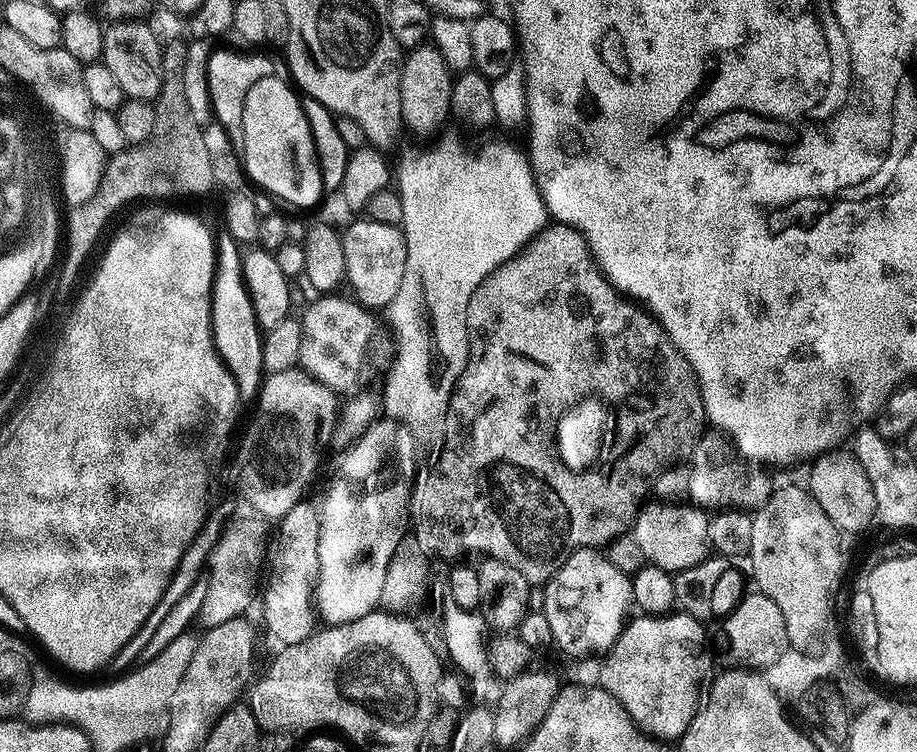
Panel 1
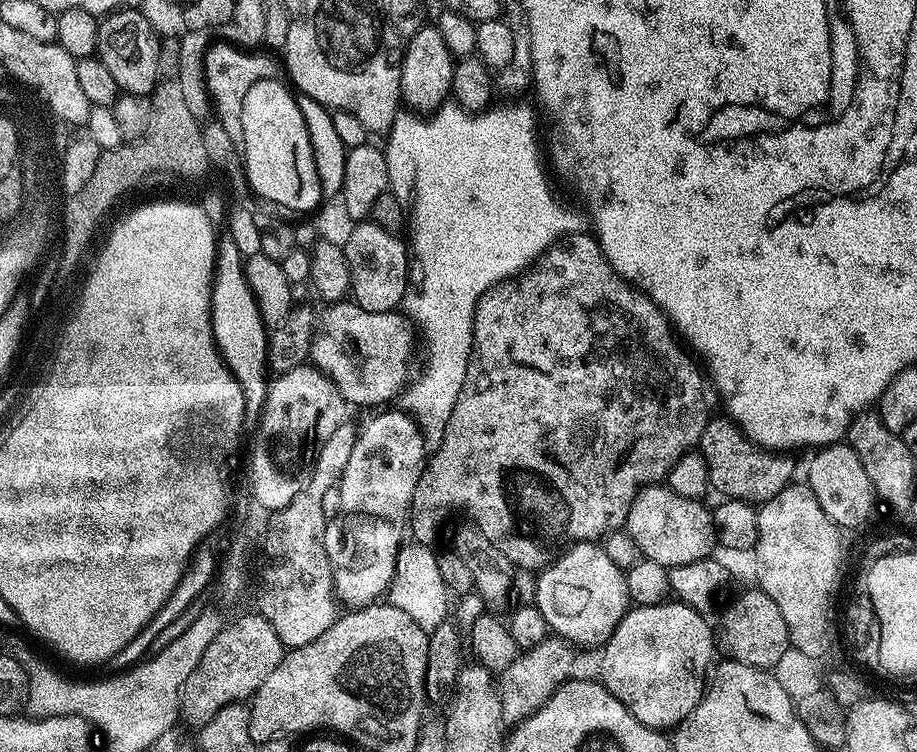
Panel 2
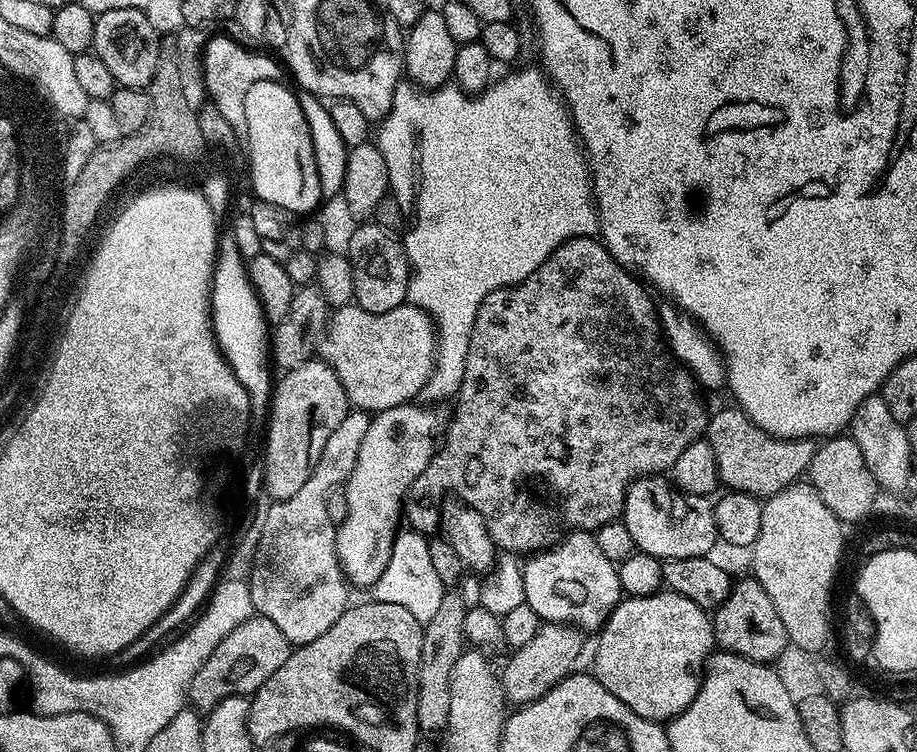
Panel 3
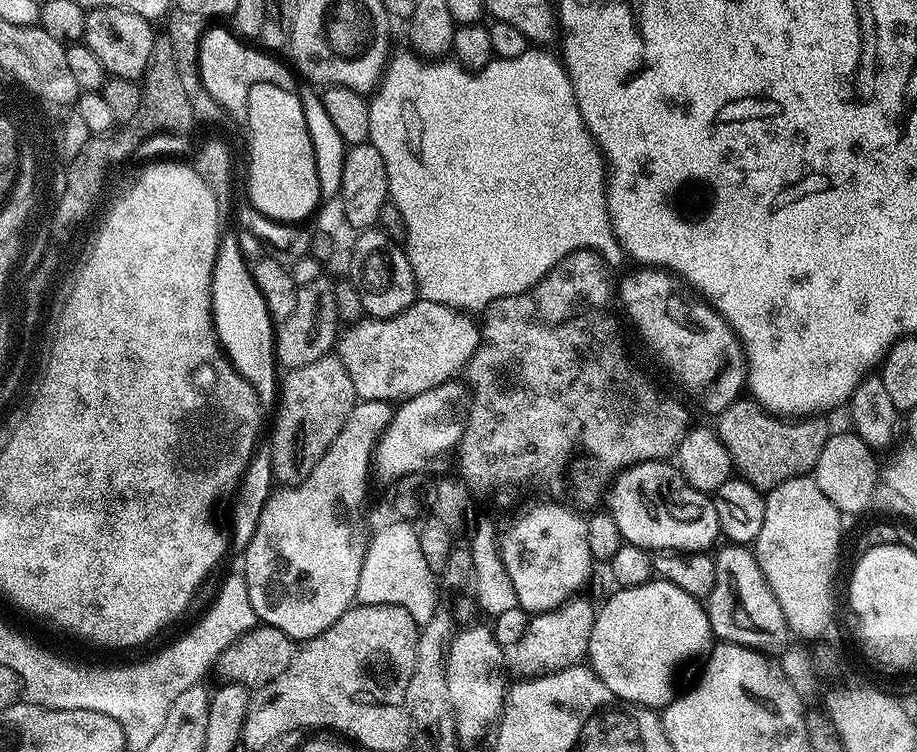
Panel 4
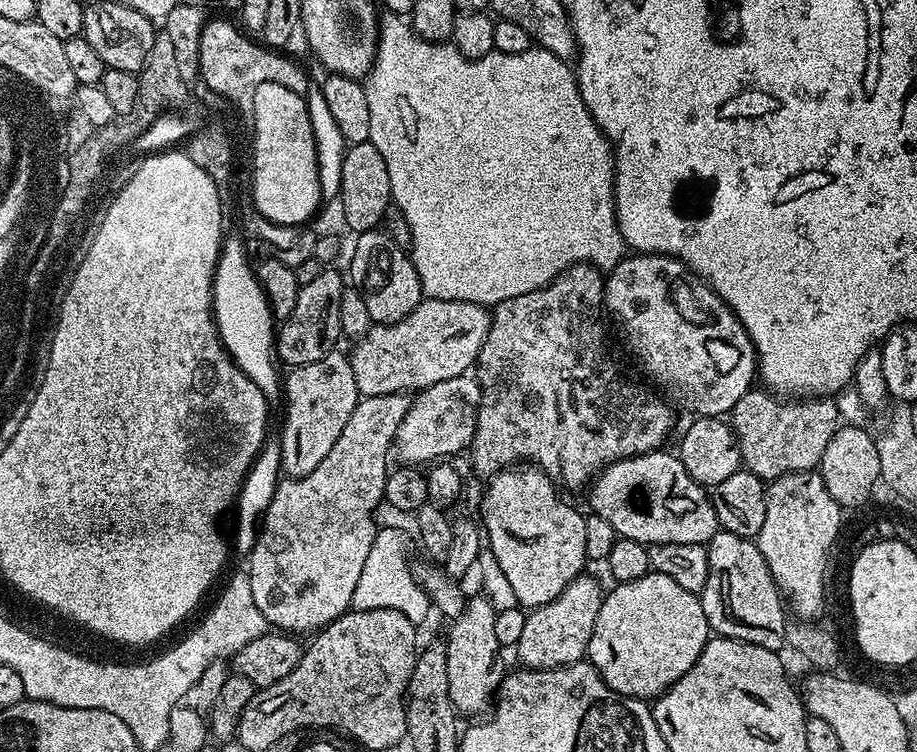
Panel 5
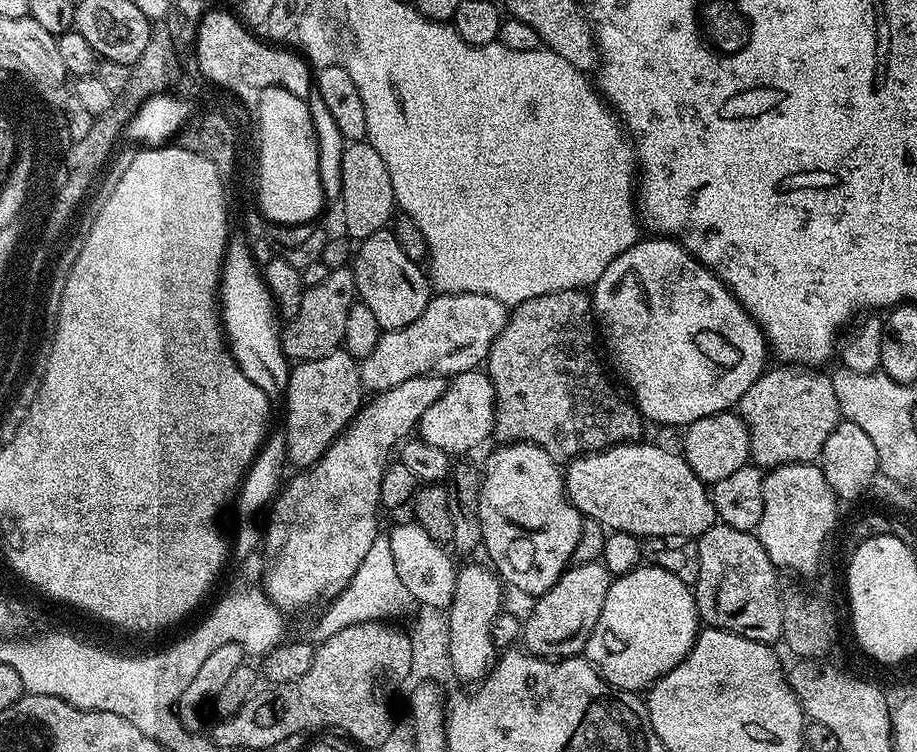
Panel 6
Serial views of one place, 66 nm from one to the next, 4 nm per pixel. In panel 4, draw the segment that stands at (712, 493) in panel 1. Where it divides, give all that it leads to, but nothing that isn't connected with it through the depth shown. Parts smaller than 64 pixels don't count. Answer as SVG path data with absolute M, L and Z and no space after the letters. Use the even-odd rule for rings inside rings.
M741 398L726 406L715 420L714 427L730 454L733 469L741 480L761 490L778 486L795 476L809 475L815 469L818 454L822 454L822 446L826 446L830 435L824 421L827 419L800 418L793 422L764 411L764 407L751 398Z

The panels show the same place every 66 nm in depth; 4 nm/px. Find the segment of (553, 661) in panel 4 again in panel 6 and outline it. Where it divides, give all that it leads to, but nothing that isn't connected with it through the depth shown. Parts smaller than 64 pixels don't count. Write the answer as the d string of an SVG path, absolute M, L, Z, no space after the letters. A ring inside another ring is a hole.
M603 563L572 564L564 569L564 573L550 586L548 592L543 592L535 597L532 609L522 620L522 644L527 651L534 656L545 658L567 658L580 656L583 653L586 642L594 630L594 622L598 622L598 614L602 614L602 602L606 602L606 594L610 590L614 577Z

